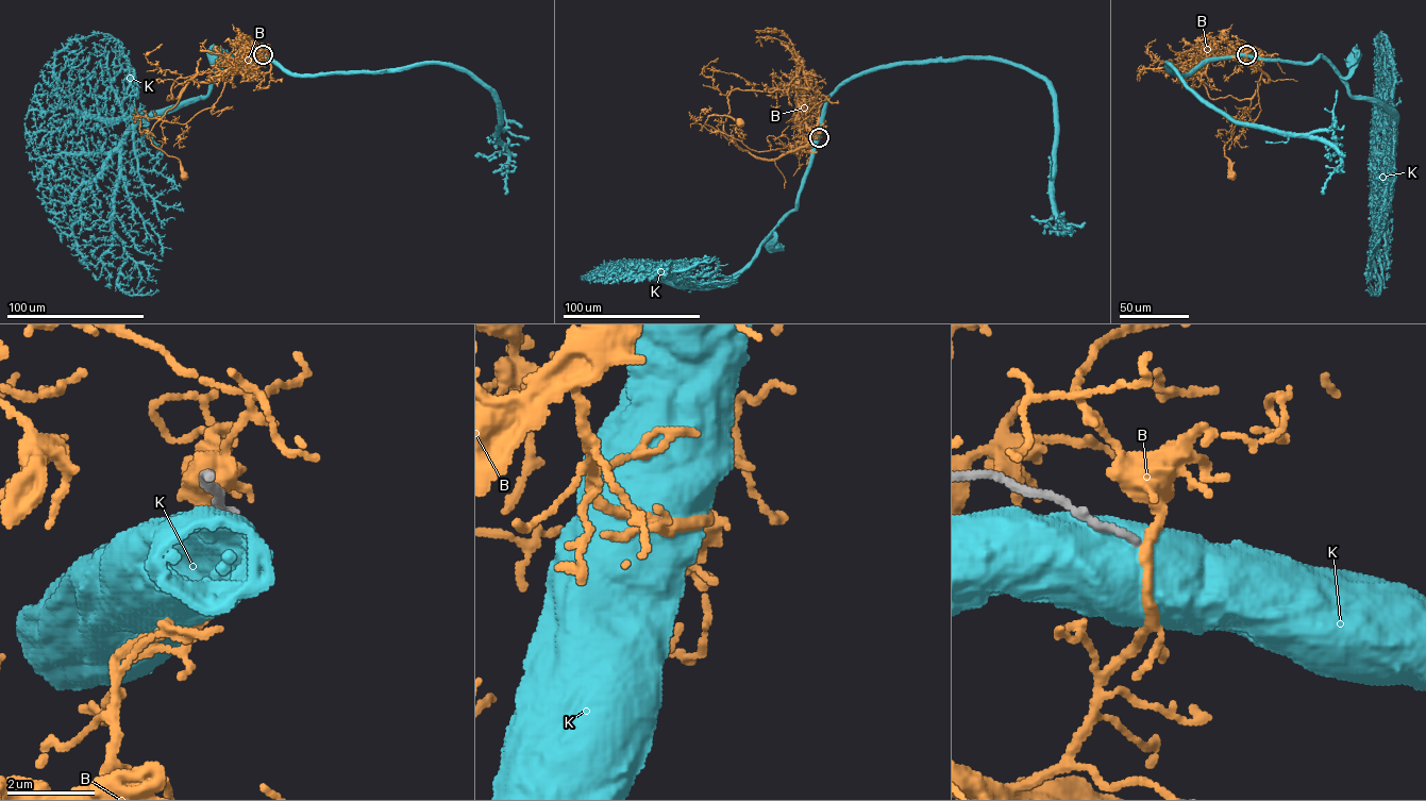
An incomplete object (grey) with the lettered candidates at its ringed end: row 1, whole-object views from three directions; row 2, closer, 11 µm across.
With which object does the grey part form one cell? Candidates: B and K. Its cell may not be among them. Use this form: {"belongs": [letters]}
{"belongs": []}

